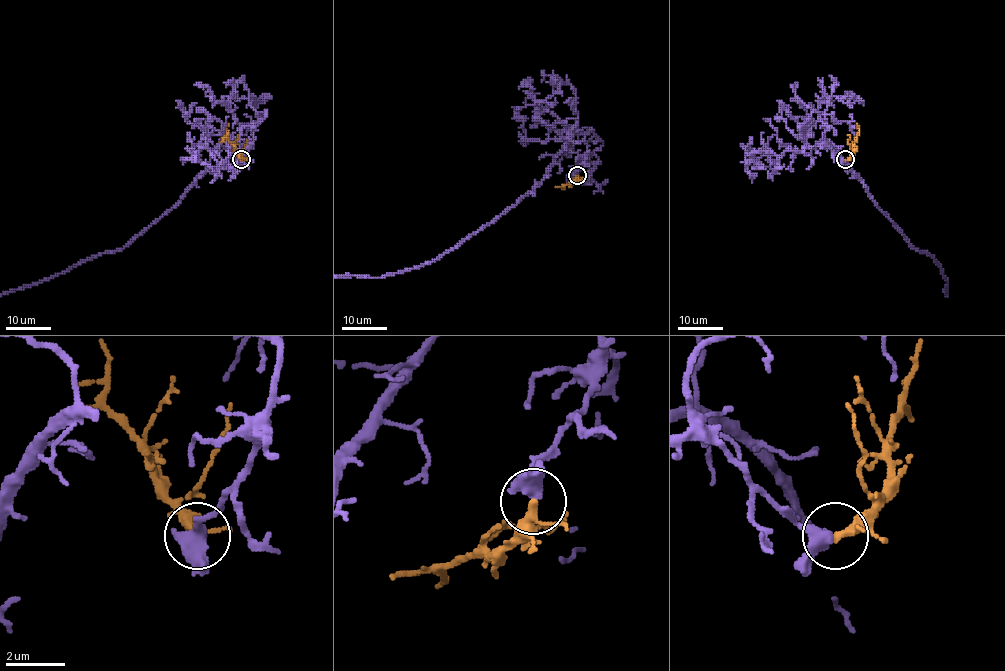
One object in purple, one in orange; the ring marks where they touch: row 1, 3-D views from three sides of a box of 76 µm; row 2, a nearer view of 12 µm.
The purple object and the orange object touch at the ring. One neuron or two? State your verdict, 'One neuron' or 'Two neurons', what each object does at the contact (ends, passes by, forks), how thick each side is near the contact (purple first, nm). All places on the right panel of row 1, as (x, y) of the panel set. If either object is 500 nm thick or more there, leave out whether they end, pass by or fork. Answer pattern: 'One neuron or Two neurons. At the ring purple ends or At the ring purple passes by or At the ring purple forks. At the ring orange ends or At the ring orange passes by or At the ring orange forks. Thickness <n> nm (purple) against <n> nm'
Two neurons. At the ring purple passes by. At the ring orange passes by. Thickness 480 nm (purple) against 220 nm

